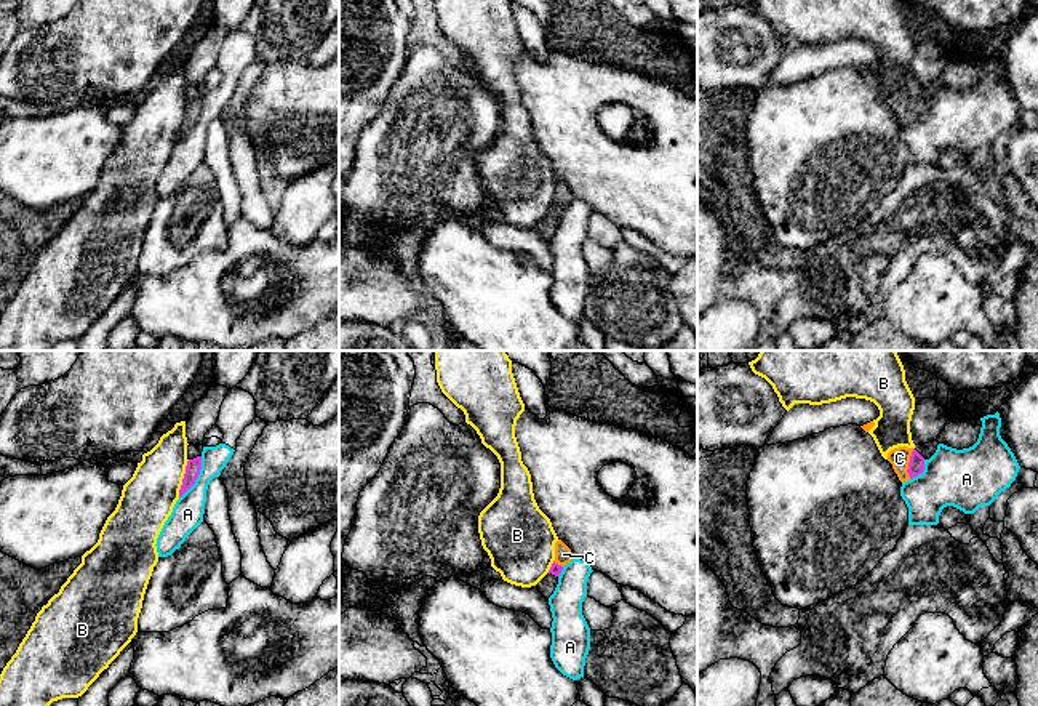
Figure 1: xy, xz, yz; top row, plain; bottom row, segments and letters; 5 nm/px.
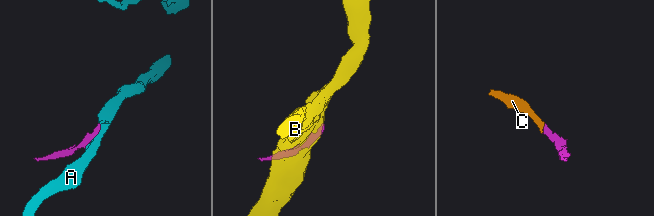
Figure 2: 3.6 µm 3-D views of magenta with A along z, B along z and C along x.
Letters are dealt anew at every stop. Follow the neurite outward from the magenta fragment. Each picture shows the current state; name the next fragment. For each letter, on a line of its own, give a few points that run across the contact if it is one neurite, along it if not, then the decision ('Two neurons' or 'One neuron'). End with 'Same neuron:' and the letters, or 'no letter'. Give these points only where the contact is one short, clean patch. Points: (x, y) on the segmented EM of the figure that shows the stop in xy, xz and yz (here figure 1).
A: Two neurons
B: Two neurons
C: Line: yz (917, 461), (909, 463), (899, 458). One neuron
Same neuron: C

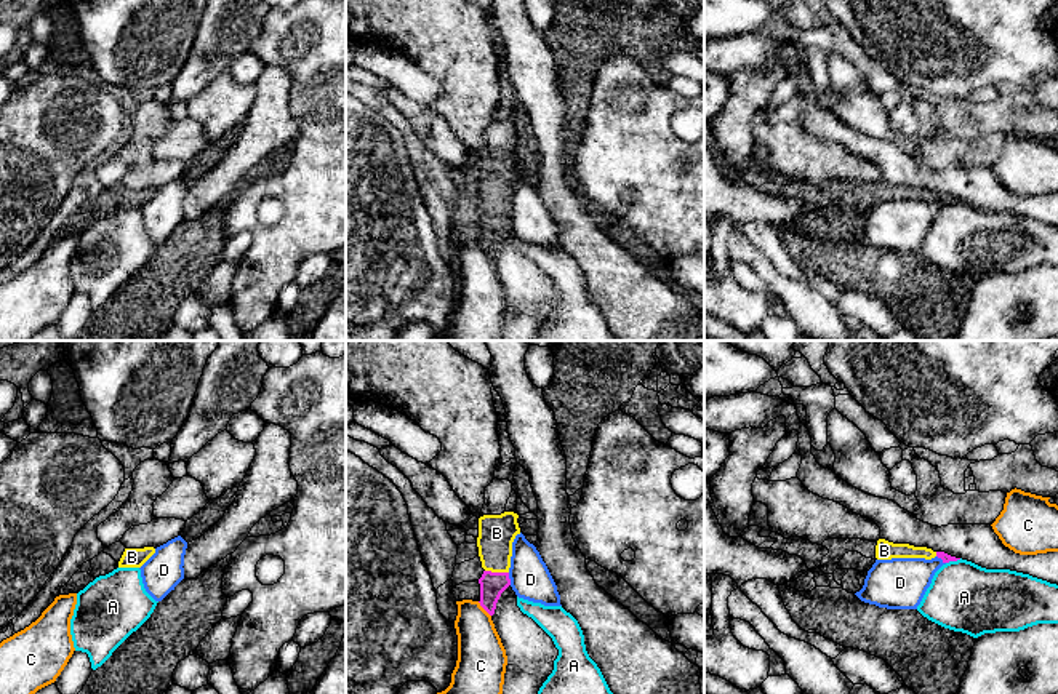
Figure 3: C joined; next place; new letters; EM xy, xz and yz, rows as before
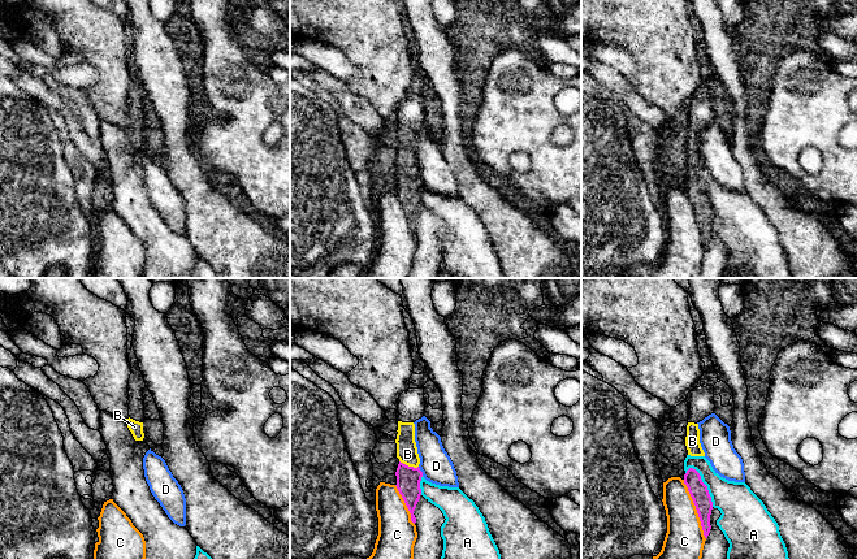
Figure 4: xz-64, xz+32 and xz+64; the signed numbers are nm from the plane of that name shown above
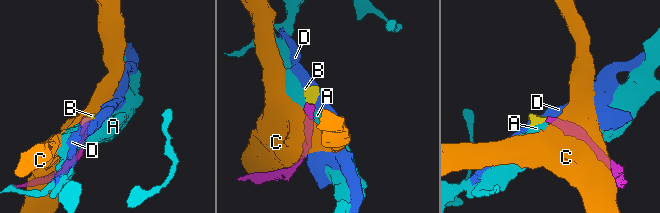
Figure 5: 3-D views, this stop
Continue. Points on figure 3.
A: Two neurons
B: Line: xz (492, 584), (496, 573), (496, 533). One neuron
C: Two neurons
D: Line: xz (508, 573), (511, 584). Two neurons
Same neuron: B

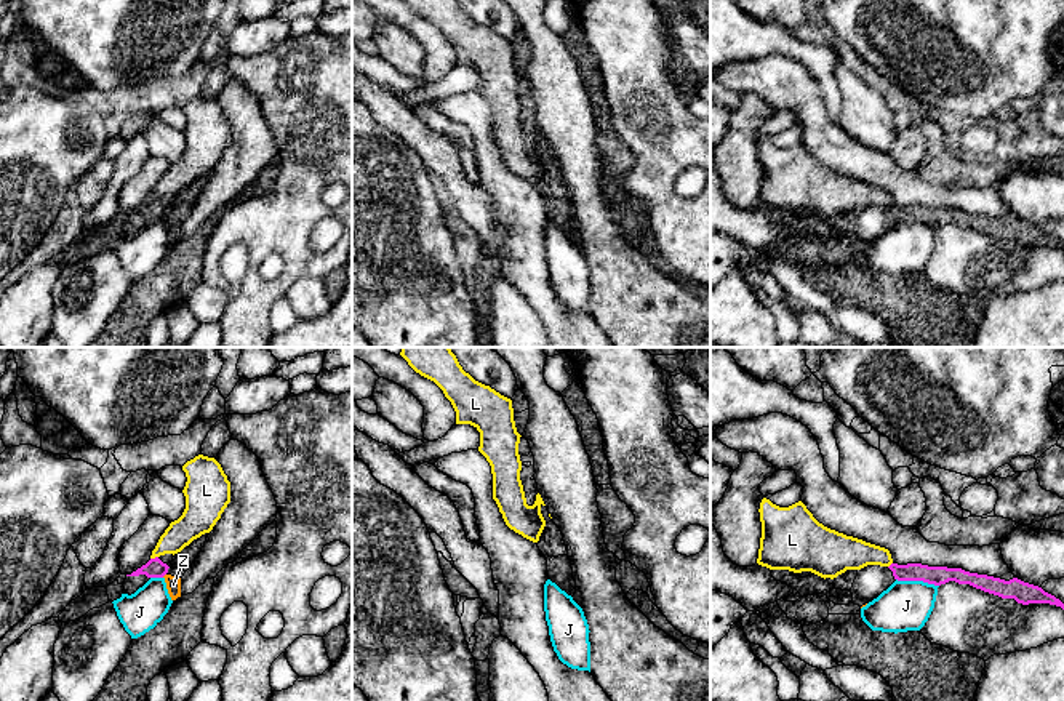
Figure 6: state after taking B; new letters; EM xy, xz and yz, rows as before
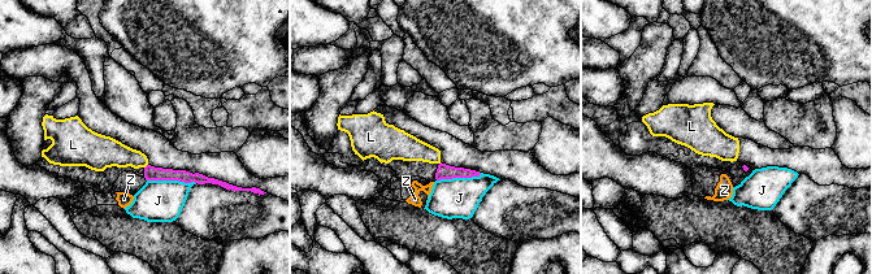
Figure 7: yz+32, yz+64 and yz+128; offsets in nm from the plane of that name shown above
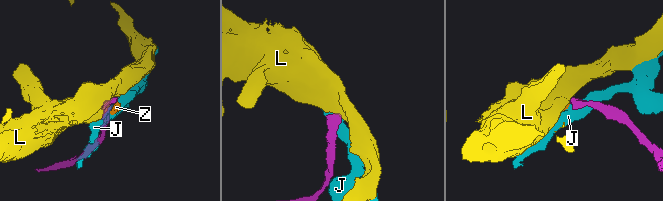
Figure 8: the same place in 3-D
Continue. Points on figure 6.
J: Line: yz (896, 578), (922, 580), (938, 586). Two neurons
L: Line: xy (157, 556), (151, 559). Two neurons
Z: Line: xy (165, 573), (162, 576). Two neurons
Same neuron: no letter

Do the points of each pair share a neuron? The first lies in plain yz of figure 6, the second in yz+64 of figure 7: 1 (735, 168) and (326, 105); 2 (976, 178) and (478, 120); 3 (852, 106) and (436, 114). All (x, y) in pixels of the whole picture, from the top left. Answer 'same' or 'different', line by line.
1: same
2: same
3: same

